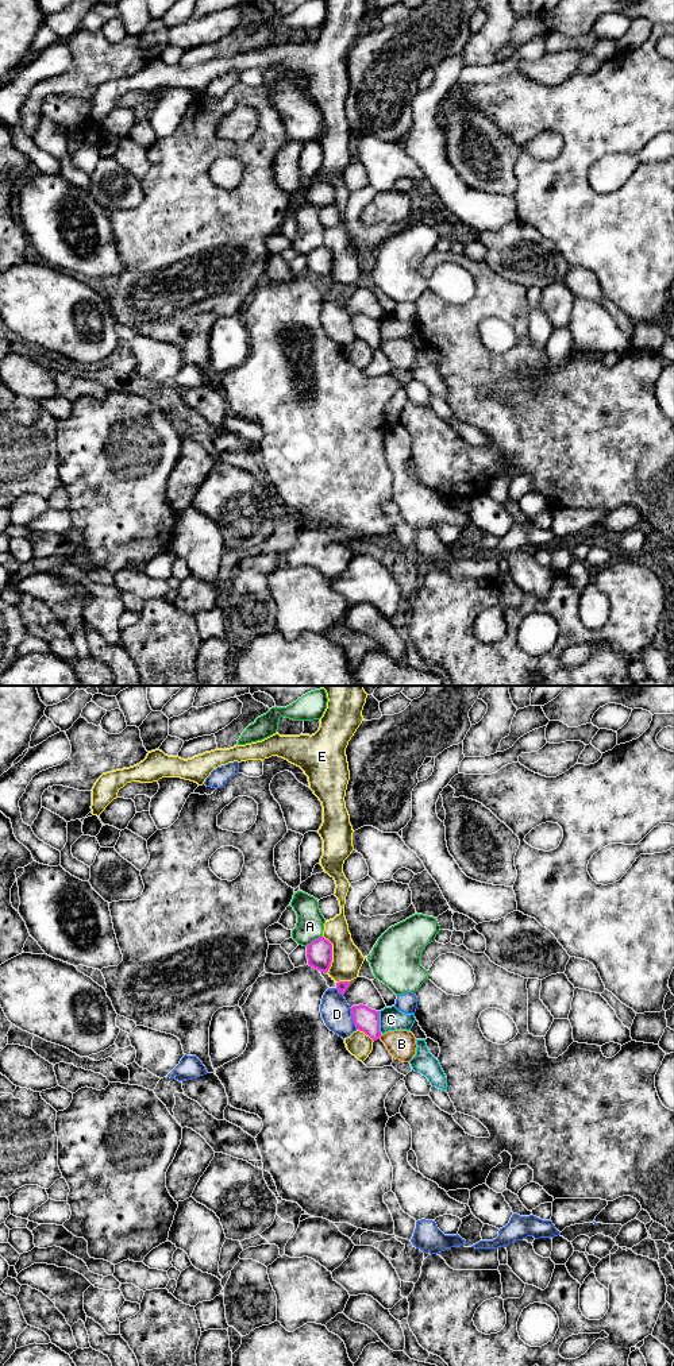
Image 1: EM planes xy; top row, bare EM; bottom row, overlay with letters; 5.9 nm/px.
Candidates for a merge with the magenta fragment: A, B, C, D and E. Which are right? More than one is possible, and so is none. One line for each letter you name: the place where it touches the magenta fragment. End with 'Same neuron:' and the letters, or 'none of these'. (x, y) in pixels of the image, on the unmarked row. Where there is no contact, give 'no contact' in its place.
Same neuron: none of these

